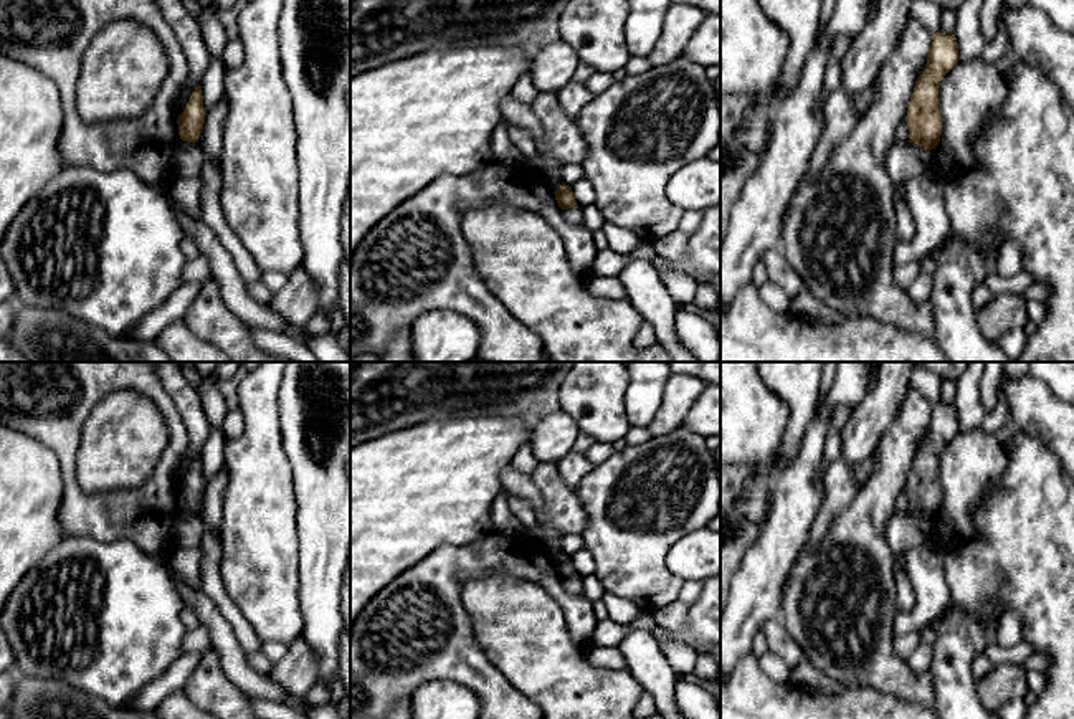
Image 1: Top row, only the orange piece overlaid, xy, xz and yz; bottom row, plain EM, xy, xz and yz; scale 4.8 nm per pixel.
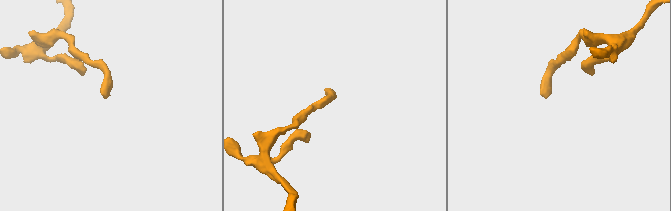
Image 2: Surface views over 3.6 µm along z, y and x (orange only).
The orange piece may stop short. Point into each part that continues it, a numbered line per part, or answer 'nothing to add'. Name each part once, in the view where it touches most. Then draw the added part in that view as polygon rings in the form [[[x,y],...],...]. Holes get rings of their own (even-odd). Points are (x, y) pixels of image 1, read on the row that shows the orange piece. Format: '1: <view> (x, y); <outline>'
nothing to add

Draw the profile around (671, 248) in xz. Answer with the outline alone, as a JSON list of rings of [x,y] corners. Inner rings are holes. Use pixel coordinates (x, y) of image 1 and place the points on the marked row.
[[[679,228],[669,235],[651,240],[654,255],[661,256],[668,264],[676,264],[686,256],[689,235]]]

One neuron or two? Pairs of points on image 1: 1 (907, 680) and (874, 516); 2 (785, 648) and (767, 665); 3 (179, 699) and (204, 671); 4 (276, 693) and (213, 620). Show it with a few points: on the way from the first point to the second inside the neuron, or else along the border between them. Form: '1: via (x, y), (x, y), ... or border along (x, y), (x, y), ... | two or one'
1: via (883, 638), (889, 590), (874, 557) | one
2: border along (767, 648), (792, 668) | two
3: border along (182, 690), (192, 701) | two
4: via (255, 683), (232, 660), (225, 642) | one

